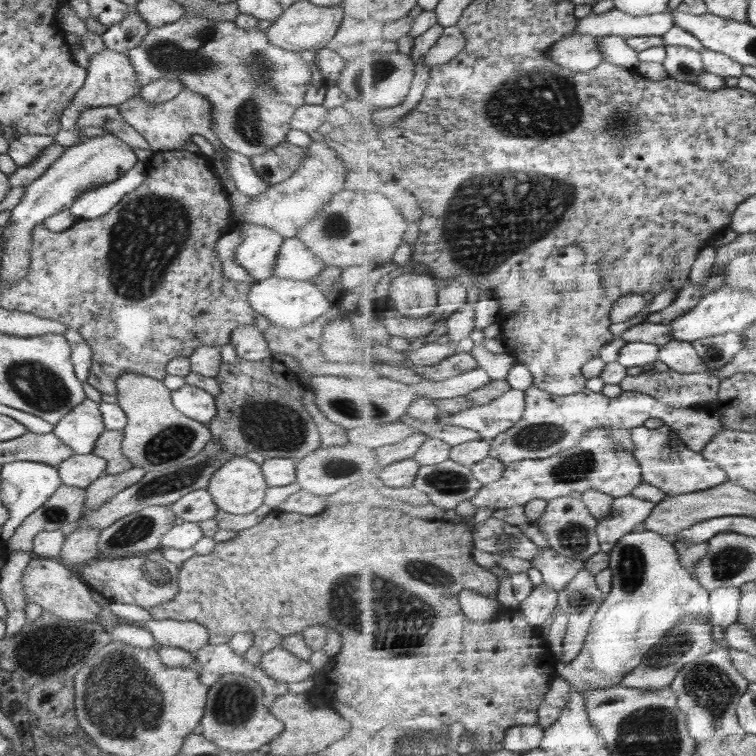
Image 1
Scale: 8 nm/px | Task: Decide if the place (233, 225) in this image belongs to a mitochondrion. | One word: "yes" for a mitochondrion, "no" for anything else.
no

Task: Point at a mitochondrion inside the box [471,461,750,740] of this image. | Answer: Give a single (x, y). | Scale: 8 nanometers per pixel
(708, 686)

